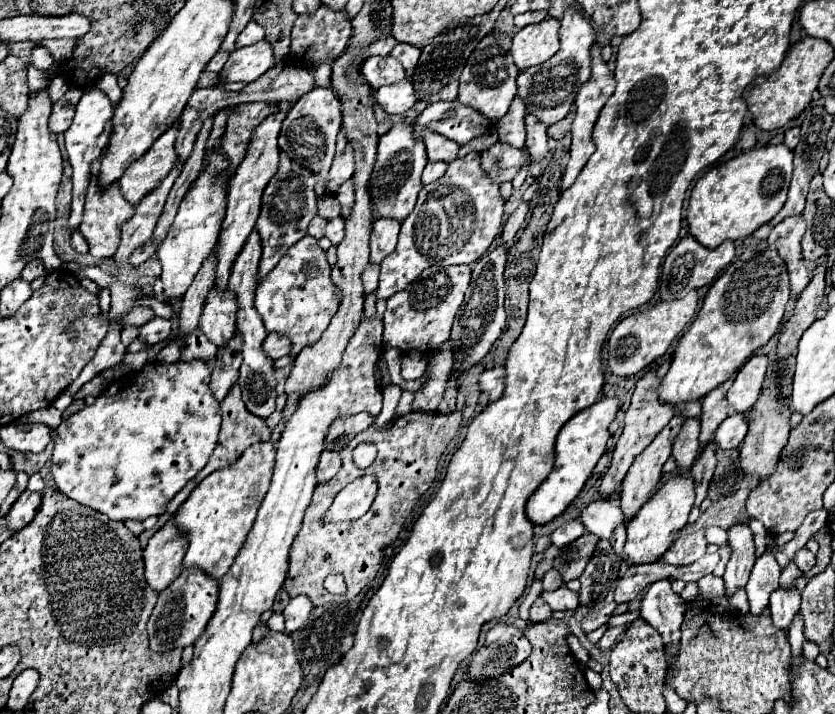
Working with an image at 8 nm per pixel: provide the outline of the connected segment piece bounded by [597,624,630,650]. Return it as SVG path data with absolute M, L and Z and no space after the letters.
M625 624L622 626L609 628L599 640L597 646L602 650L612 647L612 644L616 644L617 638L620 633L625 632L629 626L630 624Z

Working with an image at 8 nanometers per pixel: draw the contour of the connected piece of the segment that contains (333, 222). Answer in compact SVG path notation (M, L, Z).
M343 217L329 219L327 229L325 229L325 237L331 239L335 245L339 245L343 241L343 237L345 237L345 219Z

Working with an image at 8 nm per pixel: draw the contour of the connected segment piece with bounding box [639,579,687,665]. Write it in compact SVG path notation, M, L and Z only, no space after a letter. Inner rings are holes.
M669 579L655 581L641 601L641 617L651 623L663 639L665 659L671 665L675 661L679 641L681 641L681 623L687 603L673 593Z

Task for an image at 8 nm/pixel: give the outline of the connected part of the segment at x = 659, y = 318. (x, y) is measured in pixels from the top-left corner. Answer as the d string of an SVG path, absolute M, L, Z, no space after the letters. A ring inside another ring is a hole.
M689 291L685 299L677 299L671 303L655 303L649 309L631 313L625 317L611 333L607 345L609 345L609 355L607 355L607 365L613 375L617 377L633 377L641 373L647 365L651 365L655 359L663 357L669 345L687 329L687 325L693 321L697 313L697 291Z

